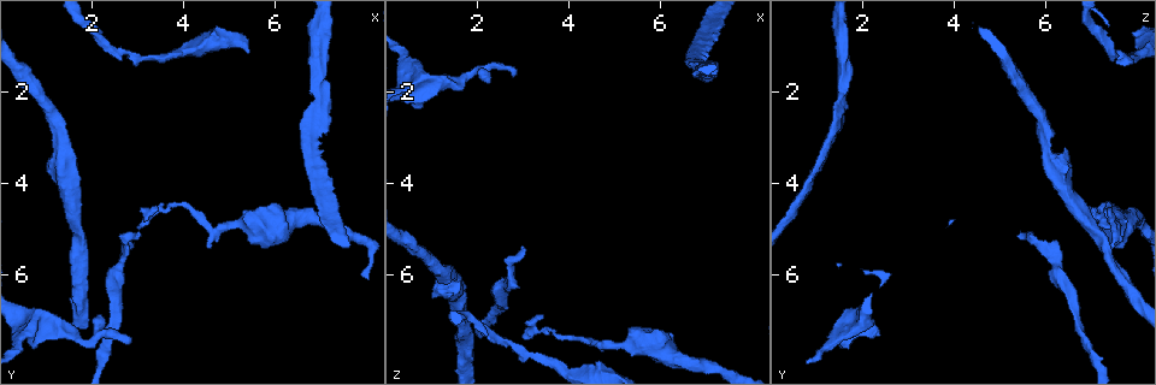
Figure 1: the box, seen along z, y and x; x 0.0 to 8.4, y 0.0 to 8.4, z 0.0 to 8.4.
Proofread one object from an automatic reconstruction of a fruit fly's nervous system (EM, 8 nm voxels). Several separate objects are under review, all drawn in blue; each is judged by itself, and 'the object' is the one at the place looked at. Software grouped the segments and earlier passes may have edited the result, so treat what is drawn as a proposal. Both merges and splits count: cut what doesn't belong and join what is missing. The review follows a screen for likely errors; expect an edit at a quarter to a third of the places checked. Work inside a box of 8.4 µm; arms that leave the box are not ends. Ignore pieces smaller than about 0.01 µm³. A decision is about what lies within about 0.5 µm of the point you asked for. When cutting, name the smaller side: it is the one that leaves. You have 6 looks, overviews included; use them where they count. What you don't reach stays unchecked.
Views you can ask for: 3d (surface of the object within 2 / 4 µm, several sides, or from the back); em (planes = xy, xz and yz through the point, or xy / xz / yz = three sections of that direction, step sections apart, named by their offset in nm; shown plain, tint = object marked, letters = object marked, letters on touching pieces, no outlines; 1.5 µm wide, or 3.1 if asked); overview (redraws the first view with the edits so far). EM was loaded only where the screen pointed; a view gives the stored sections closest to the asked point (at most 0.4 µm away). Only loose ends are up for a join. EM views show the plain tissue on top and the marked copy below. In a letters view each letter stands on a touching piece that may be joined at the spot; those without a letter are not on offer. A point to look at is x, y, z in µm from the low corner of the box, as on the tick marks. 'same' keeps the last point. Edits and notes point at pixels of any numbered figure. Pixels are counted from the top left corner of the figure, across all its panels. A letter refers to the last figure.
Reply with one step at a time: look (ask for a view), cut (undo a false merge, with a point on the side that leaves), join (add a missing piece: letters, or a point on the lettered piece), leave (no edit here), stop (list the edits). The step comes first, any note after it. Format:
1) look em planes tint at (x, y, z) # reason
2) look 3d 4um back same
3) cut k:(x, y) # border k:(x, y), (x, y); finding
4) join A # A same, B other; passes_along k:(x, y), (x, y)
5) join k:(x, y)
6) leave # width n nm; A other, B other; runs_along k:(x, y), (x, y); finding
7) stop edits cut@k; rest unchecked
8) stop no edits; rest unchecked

look 3d 4um at (3.35, 4.75, 7.20) # abrupt turn

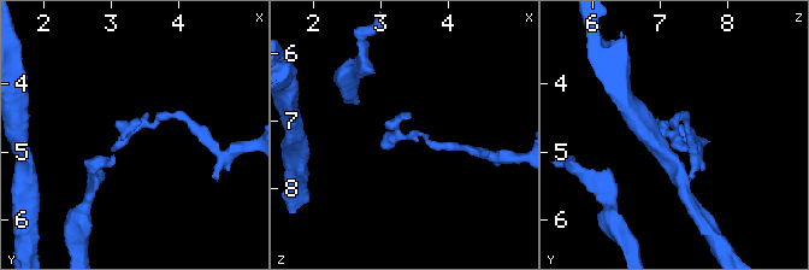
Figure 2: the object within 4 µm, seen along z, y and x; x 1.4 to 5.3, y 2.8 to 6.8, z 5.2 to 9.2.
look em xy step 4 tint at (3.30, 4.75, 7.25) # now the EM

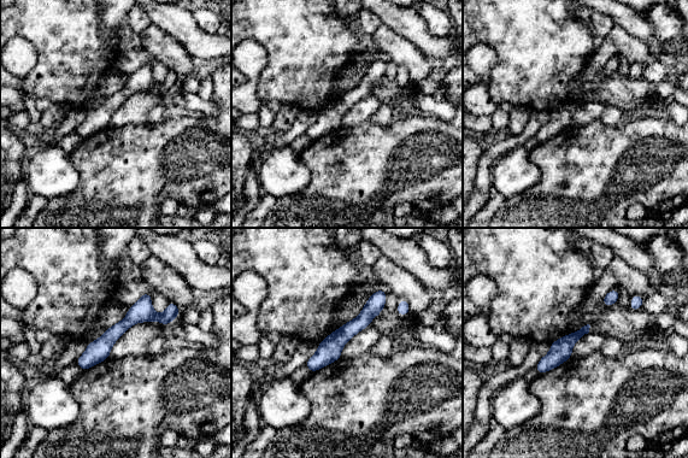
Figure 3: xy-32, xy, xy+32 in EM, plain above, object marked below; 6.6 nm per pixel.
look em planes letters same

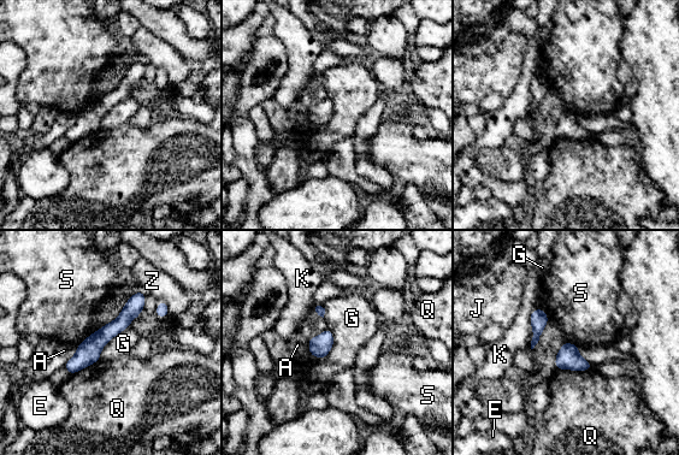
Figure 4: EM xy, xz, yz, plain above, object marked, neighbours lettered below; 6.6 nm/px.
leave # width 140 nm; A other, E other, G other, J other, K other, Q other, S other, Z other; runs_along 4:(140, 294), (134, 307), (71, 370); one neuron here

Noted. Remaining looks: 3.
look em xz step 4 tint at (3.05, 5.10, 5.45) # tapers out

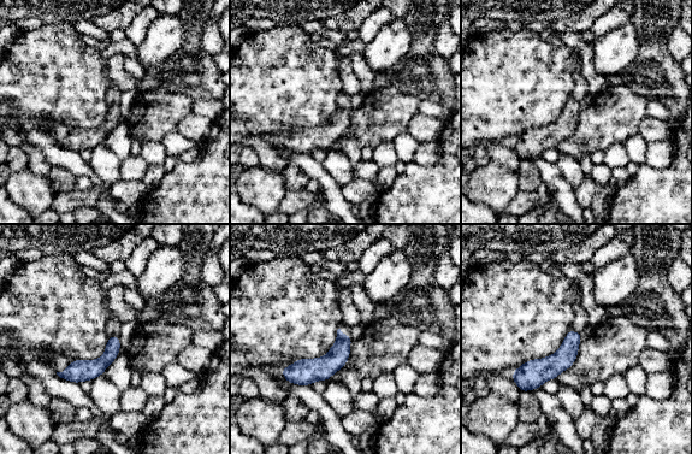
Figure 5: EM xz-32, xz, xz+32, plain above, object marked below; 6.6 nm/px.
look em planes letters same # cut it another way

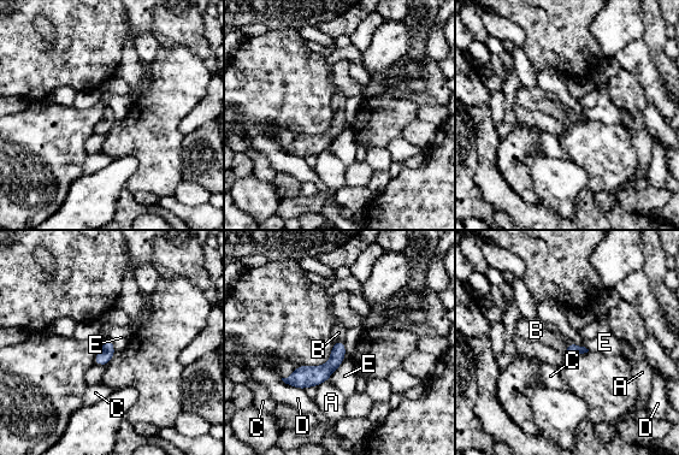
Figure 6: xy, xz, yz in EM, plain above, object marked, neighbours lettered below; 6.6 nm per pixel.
join B # longest_contact E 280 nm; A other, B same, C other, D other, E other; passes_along 6:(322, 373), (338, 342), (338, 332); it goes on there

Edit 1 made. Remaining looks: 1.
stop edits join@6; rest unchecked

